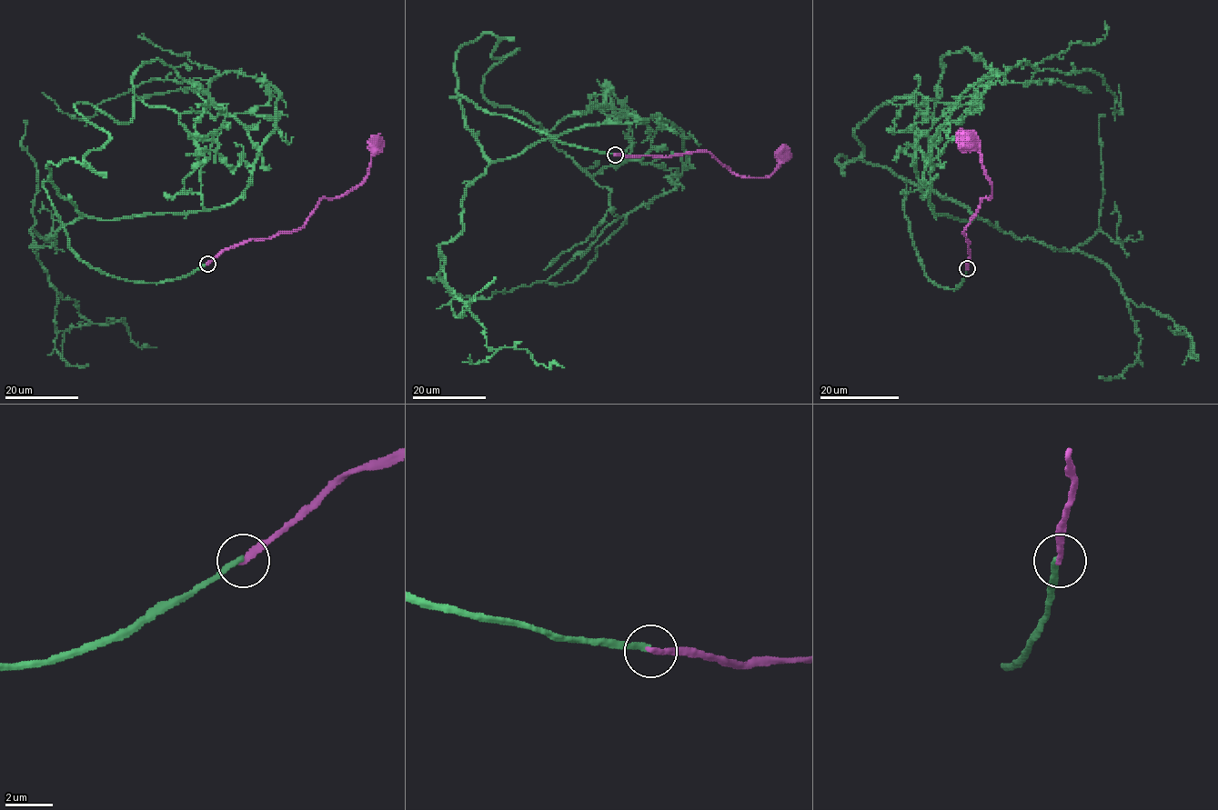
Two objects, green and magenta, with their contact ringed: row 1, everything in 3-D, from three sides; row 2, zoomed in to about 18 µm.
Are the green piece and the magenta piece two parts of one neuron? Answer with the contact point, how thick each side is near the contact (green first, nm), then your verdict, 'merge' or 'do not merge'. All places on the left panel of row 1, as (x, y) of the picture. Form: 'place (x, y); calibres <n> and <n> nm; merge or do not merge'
place (207, 264); calibres 260 and 260 nm; do not merge

